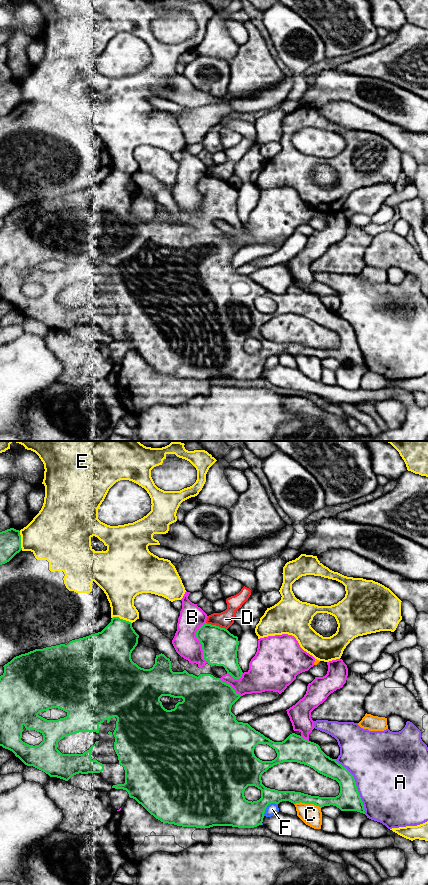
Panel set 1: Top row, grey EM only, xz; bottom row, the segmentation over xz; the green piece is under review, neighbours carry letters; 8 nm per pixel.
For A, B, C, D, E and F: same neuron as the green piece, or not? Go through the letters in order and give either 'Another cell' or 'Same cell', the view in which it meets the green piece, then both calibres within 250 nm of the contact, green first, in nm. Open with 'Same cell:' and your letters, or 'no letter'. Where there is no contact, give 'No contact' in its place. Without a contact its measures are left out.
Same cell: no letter
A: Another cell. Touches green in xz. Thickness 180 nm (green) against 500 nm
B: Another cell. Touches green in xz. Thickness 280 nm (green) against 200 nm
C: Another cell. Touches green in xz. Thickness 100 nm (green) against 170 nm
D: Another cell. Touches green in xz. Thickness 280 nm (green) against 140 nm
E: Another cell. Touches green in xz. Thickness 320 nm (green) against 260 nm
F: Another cell. Touches green in xz. Thickness 240 nm (green) against 90 nm

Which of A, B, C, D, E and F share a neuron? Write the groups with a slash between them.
A / B / C / D / E / F

